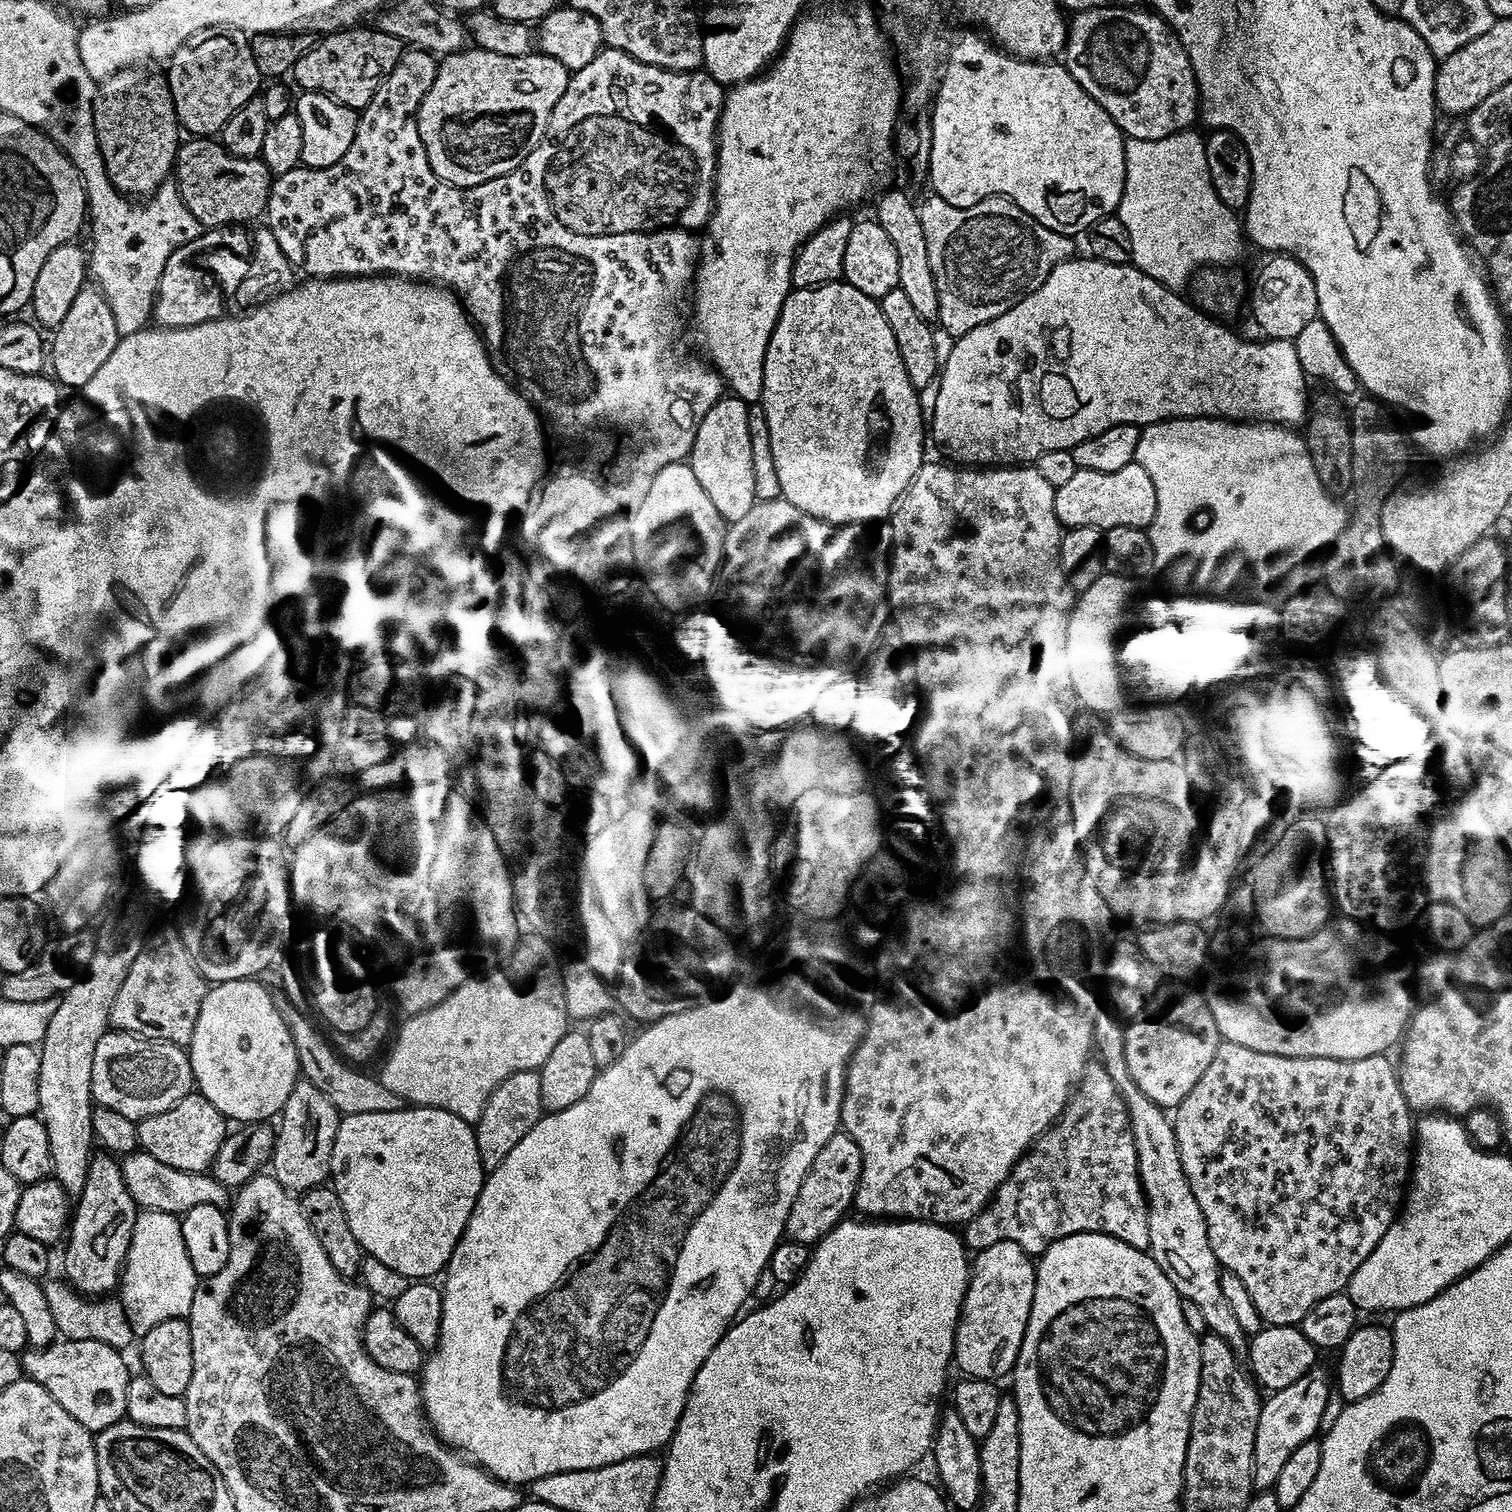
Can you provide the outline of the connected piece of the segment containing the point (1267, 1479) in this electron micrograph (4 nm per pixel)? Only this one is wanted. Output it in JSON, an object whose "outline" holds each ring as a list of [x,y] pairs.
{"outline":[[[1317,1366],[1302,1374],[1298,1382],[1282,1386],[1282,1390],[1271,1393],[1261,1403],[1258,1434],[1254,1434],[1253,1489],[1271,1490],[1274,1482],[1278,1482],[1278,1474],[1282,1471],[1282,1465],[1289,1460],[1291,1452],[1321,1431],[1325,1423],[1324,1411],[1328,1408],[1328,1384],[1330,1388],[1329,1369],[1327,1372],[1323,1366]]]}

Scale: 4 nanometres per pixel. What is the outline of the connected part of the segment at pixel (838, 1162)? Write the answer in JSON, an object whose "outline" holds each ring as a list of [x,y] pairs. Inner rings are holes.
{"outline":[[[838,1130],[830,1138],[830,1142],[826,1142],[826,1146],[822,1146],[822,1150],[818,1150],[818,1158],[814,1158],[814,1166],[810,1166],[802,1186],[798,1186],[798,1198],[794,1198],[794,1206],[790,1206],[790,1214],[786,1218],[784,1227],[787,1239],[809,1246],[815,1245],[816,1241],[821,1240],[835,1224],[845,1219],[847,1212],[844,1211],[853,1207],[852,1199],[856,1193],[861,1170],[862,1150],[858,1146],[858,1142],[854,1142],[854,1138],[850,1138],[847,1132]]]}

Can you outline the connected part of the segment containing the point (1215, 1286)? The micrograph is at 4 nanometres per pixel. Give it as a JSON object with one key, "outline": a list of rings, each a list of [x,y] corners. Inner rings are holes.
{"outline":[[[1100,1011],[1094,1018],[1092,1047],[1095,1059],[1106,1070],[1106,1074],[1110,1074],[1114,1086],[1118,1086],[1118,1094],[1122,1094],[1128,1111],[1128,1121],[1132,1127],[1134,1146],[1138,1154],[1138,1174],[1144,1187],[1144,1196],[1148,1200],[1150,1254],[1154,1262],[1158,1262],[1162,1274],[1170,1278],[1180,1299],[1198,1305],[1208,1332],[1225,1340],[1237,1357],[1247,1357],[1250,1336],[1242,1330],[1237,1316],[1234,1315],[1234,1306],[1230,1306],[1230,1301],[1222,1290],[1222,1269],[1216,1261],[1214,1250],[1210,1250],[1206,1218],[1182,1170],[1182,1158],[1178,1154],[1178,1138],[1173,1121],[1169,1113],[1150,1098],[1146,1098],[1146,1094],[1138,1090],[1138,1082],[1130,1078],[1130,1066],[1126,1066],[1124,1030],[1125,1025],[1111,1011]]]}

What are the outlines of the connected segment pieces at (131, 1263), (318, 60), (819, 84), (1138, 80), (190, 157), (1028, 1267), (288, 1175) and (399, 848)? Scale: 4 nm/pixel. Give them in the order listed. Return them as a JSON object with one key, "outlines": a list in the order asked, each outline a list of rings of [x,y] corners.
{"outlines":[[[[140,1210],[136,1213],[134,1234],[130,1238],[128,1262],[120,1273],[118,1299],[124,1304],[126,1318],[136,1338],[145,1336],[154,1326],[167,1320],[182,1320],[190,1314],[190,1302],[194,1302],[194,1290],[198,1277],[190,1258],[186,1254],[186,1242],[182,1242],[182,1226],[177,1217],[162,1210]]],[[[349,26],[321,35],[292,67],[290,76],[296,79],[295,87],[305,92],[324,92],[346,106],[363,110],[406,48],[394,34],[381,32],[379,27],[360,27],[364,26]]],[[[856,4],[853,8],[832,8],[829,12],[816,12],[813,16],[804,14],[797,19],[792,25],[792,31],[788,33],[788,39],[785,40],[780,55],[772,61],[770,67],[763,74],[752,77],[751,80],[744,80],[741,84],[729,87],[724,98],[724,108],[720,112],[720,127],[716,134],[716,190],[714,193],[714,211],[712,217],[709,218],[706,225],[706,233],[708,237],[703,237],[702,243],[699,245],[698,263],[696,265],[696,274],[694,277],[694,295],[690,300],[690,312],[696,315],[696,340],[704,347],[703,355],[709,364],[724,377],[727,387],[731,389],[735,395],[741,398],[758,398],[764,389],[764,359],[766,358],[766,346],[770,342],[770,334],[774,330],[774,326],[778,322],[778,314],[782,310],[782,306],[786,302],[789,292],[793,291],[792,287],[792,267],[794,266],[794,258],[796,251],[806,242],[806,238],[810,238],[810,234],[814,234],[814,230],[818,230],[825,224],[827,220],[849,211],[855,200],[864,200],[871,194],[875,188],[883,189],[885,187],[884,179],[888,176],[888,155],[891,157],[894,152],[894,137],[896,134],[896,126],[902,116],[902,77],[898,71],[897,65],[894,63],[893,57],[890,55],[890,41],[882,31],[881,25],[878,23],[878,16],[871,7],[867,8],[864,4]]],[[[1143,7],[1095,8],[1075,13],[1068,25],[1068,43],[1062,53],[1068,72],[1110,114],[1125,137],[1133,140],[1157,140],[1172,136],[1197,123],[1200,91],[1196,88],[1190,58],[1176,32],[1155,12]]],[[[188,138],[176,149],[176,189],[182,194],[182,202],[186,202],[190,214],[194,214],[205,229],[223,229],[249,222],[255,216],[263,217],[273,179],[259,156],[239,156],[227,152],[216,138]]],[[[994,1242],[994,1246],[986,1246],[986,1250],[975,1253],[968,1274],[968,1289],[956,1323],[952,1351],[955,1367],[960,1367],[965,1377],[1000,1382],[1003,1376],[1005,1379],[1011,1373],[1012,1367],[1016,1365],[1018,1350],[1022,1346],[1022,1338],[1026,1334],[1026,1322],[1030,1318],[1030,1306],[1034,1302],[1035,1285],[1036,1265],[1033,1257],[1026,1250],[1022,1250],[1018,1242]]],[[[303,1078],[297,1079],[279,1117],[280,1128],[278,1124],[270,1161],[271,1176],[293,1194],[303,1194],[321,1187],[332,1171],[334,1138],[338,1134],[341,1119],[342,1113],[328,1101],[322,1090],[318,1090],[318,1086]]],[[[431,784],[418,786],[395,794],[360,794],[353,799],[340,816],[335,816],[331,824],[327,824],[318,834],[314,834],[296,848],[290,856],[290,896],[293,901],[305,904],[312,912],[321,912],[324,916],[337,916],[344,924],[349,924],[356,932],[361,932],[368,940],[380,944],[382,951],[388,955],[390,963],[396,967],[396,980],[392,988],[396,991],[396,1000],[408,1011],[408,1014],[425,1012],[438,1002],[448,997],[449,992],[458,990],[470,979],[469,973],[464,973],[463,964],[472,968],[476,960],[492,960],[503,952],[511,953],[518,943],[516,936],[516,920],[518,924],[518,909],[516,895],[512,893],[512,873],[509,861],[500,853],[498,842],[494,842],[494,834],[490,834],[487,824],[478,815],[473,801],[463,791],[455,792],[448,784]]]]}

